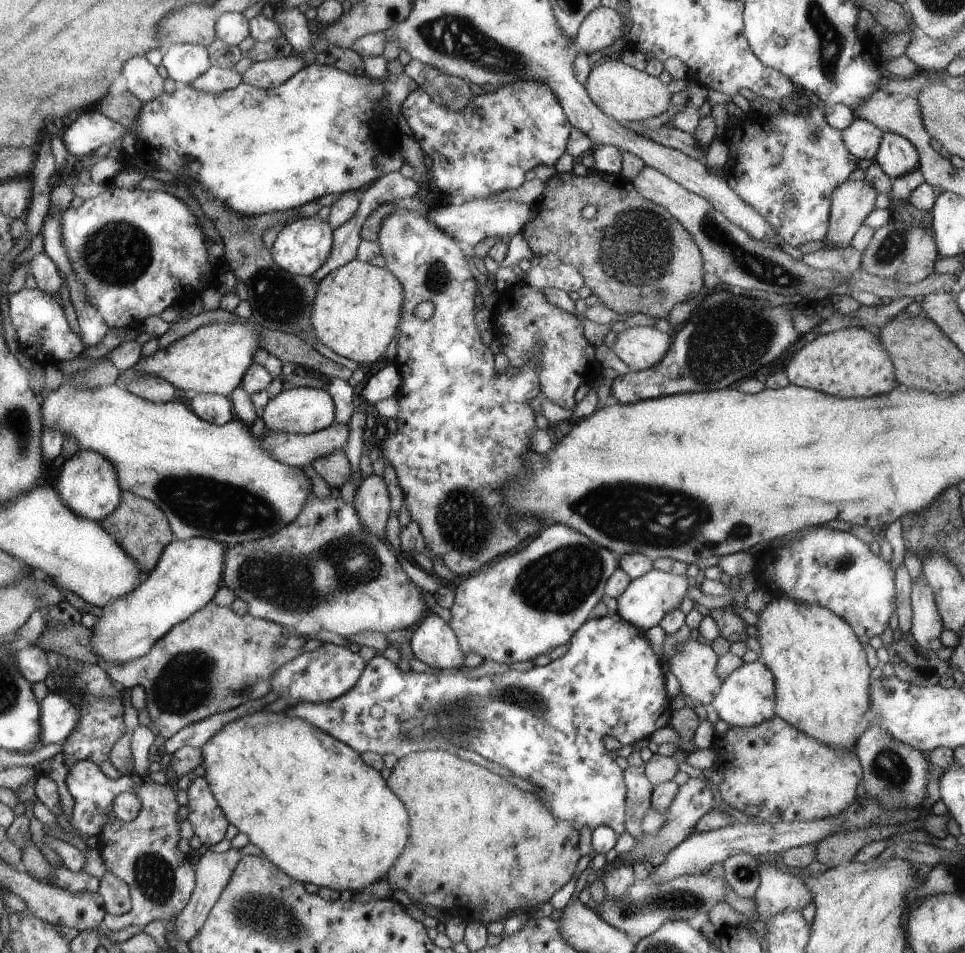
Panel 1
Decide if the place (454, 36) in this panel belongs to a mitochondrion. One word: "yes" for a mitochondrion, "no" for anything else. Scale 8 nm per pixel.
yes

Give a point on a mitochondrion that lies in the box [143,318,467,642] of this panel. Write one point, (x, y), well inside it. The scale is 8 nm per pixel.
(283, 580)

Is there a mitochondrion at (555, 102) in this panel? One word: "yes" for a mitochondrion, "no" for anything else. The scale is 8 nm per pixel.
no

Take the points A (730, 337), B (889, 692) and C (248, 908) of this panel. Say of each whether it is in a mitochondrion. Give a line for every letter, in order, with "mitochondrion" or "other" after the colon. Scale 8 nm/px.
A: mitochondrion
B: mitochondrion
C: mitochondrion

